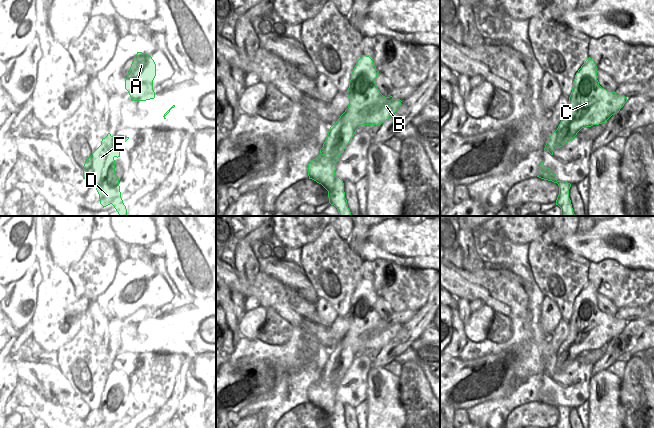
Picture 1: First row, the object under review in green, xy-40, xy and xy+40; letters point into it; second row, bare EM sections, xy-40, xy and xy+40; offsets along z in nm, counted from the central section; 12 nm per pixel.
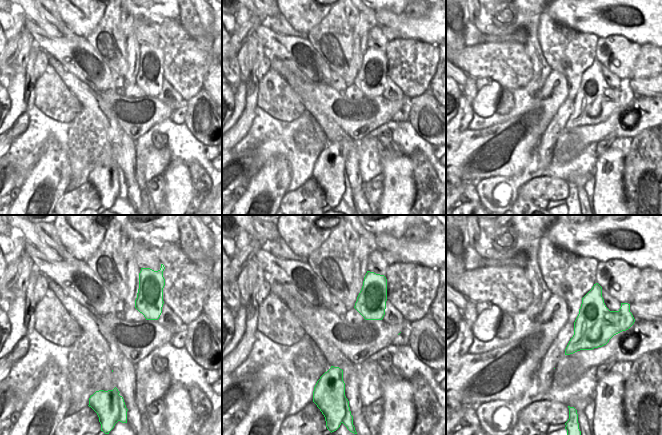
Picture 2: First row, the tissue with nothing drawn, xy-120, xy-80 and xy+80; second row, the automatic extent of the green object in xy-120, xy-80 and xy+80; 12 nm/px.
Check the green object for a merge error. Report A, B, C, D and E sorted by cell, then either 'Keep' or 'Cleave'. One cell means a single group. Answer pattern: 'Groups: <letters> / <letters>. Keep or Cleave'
Groups: A B C D E. Keep.

